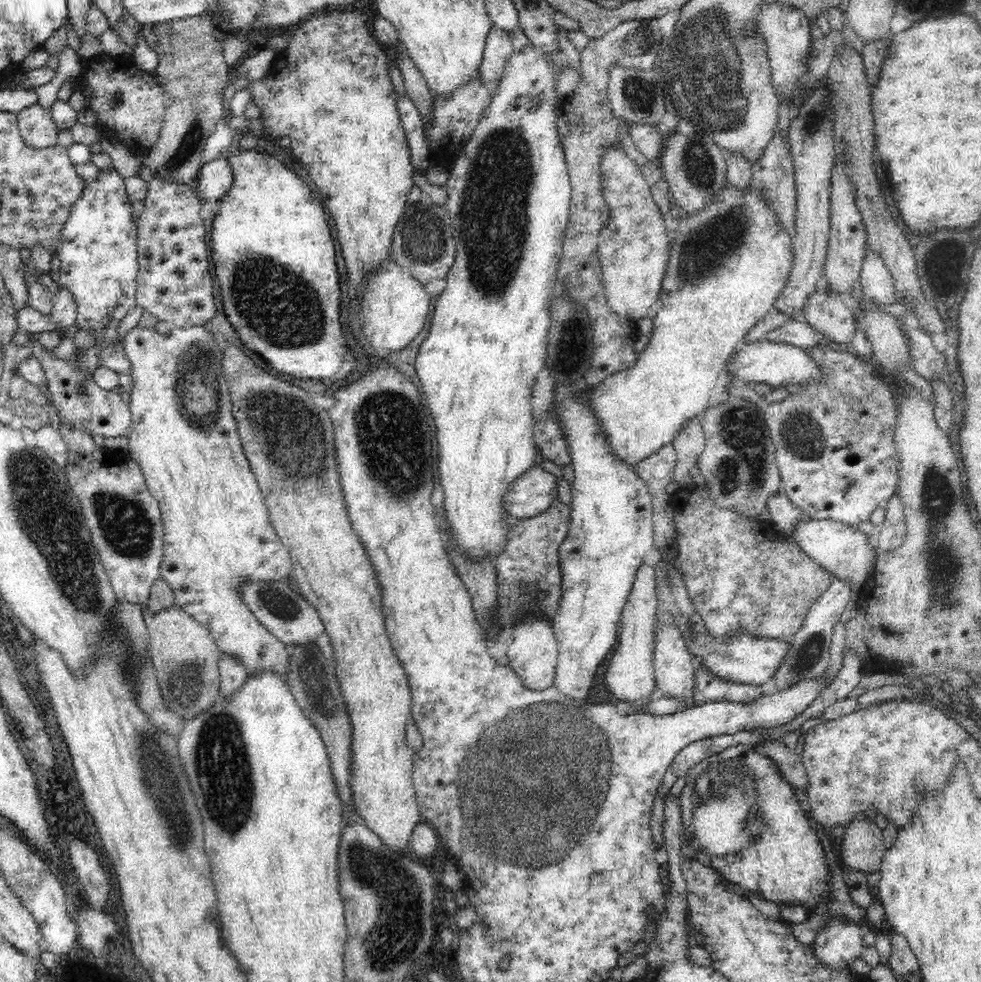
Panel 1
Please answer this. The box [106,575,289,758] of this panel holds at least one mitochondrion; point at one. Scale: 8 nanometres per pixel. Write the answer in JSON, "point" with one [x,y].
{"point":[120,648]}

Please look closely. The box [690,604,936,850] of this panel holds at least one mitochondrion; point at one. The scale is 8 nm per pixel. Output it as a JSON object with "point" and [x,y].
{"point":[731,782]}

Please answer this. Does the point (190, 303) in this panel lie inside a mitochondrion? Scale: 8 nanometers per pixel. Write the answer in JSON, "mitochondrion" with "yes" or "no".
{"mitochondrion":"no"}

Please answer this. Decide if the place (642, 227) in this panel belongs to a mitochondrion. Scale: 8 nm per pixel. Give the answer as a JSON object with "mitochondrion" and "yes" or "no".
{"mitochondrion":"no"}

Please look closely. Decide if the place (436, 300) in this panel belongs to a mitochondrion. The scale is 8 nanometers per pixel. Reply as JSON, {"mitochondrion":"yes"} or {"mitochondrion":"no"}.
{"mitochondrion":"no"}

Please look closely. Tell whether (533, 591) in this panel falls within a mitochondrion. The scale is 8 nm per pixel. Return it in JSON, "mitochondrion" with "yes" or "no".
{"mitochondrion":"yes"}

